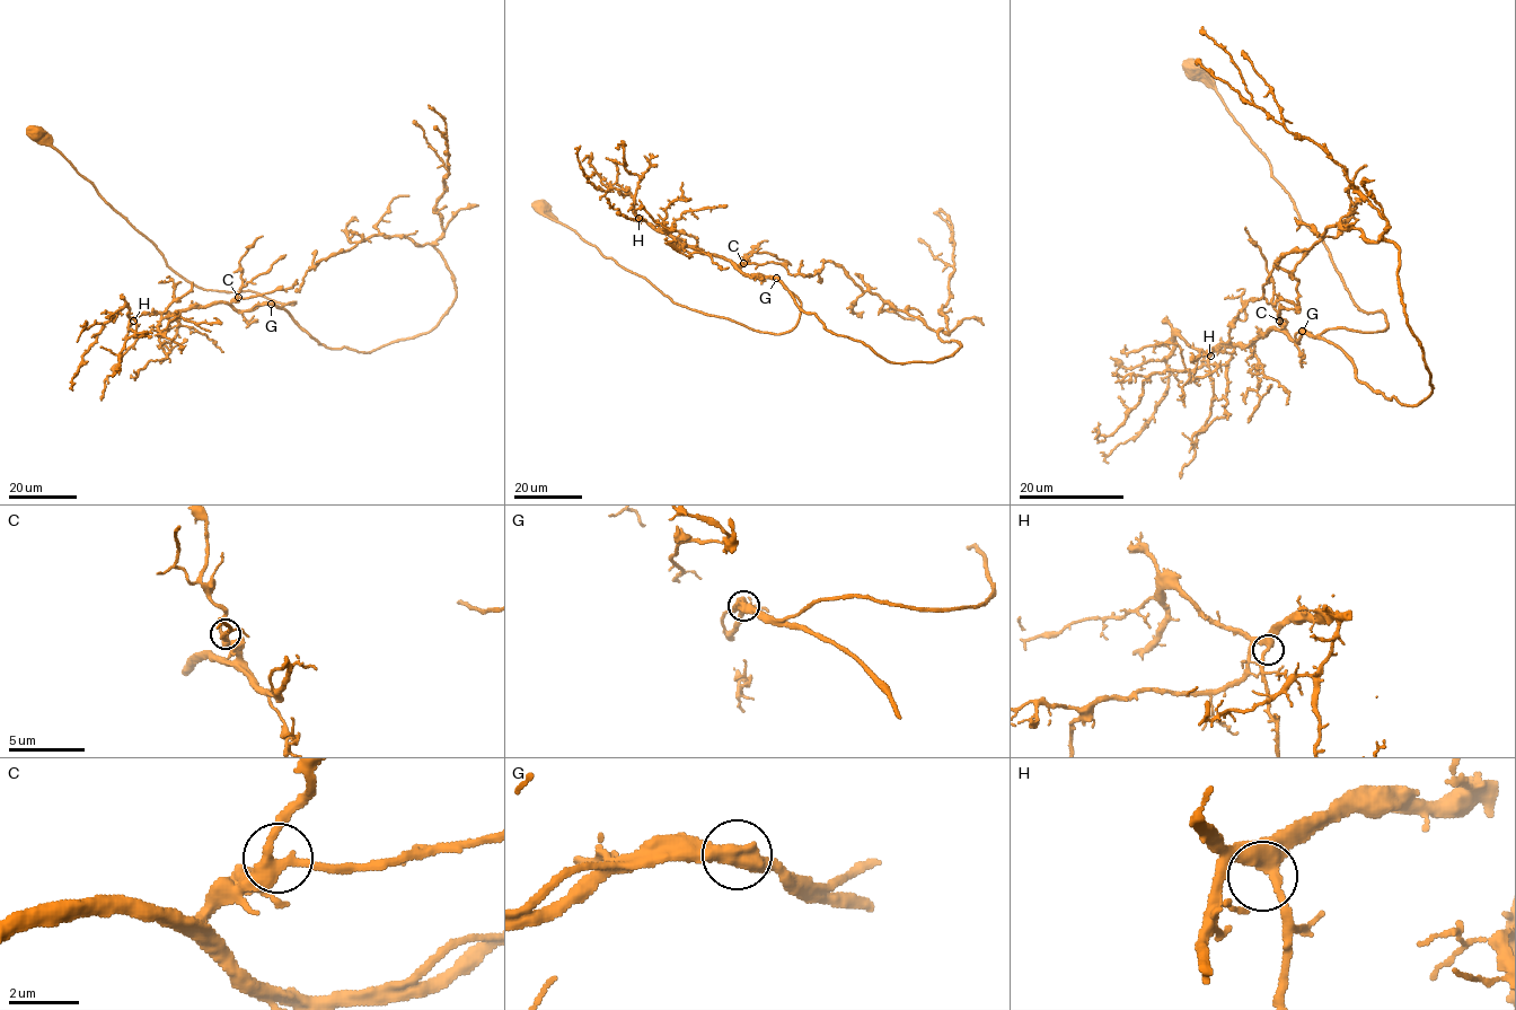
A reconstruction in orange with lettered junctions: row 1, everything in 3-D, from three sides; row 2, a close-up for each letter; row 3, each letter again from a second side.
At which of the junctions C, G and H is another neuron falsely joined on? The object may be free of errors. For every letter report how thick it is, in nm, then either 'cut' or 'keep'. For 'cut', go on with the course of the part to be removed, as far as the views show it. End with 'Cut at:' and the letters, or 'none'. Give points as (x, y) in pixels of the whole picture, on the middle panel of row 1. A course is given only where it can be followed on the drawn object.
C: 320 nm thick; keep
G: 480 nm thick; keep
H: 380 nm thick; keep
Cut at: none

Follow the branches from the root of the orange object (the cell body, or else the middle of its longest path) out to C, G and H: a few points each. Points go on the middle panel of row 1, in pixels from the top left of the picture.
C: (541, 209), (675, 302), (761, 332), (790, 331), (801, 301), (776, 278), (743, 274), (736, 268), (743, 263)
G: (541, 209), (605, 256), (643, 277), (675, 302), (755, 331), (779, 334), (798, 322), (801, 301), (776, 278)
H: (541, 209), (675, 302), (761, 332), (798, 323), (801, 301), (776, 278), (743, 274), (638, 218)

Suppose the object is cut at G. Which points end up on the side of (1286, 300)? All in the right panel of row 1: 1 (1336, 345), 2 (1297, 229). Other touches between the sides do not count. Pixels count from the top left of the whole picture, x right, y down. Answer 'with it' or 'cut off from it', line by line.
1: with it
2: with it

